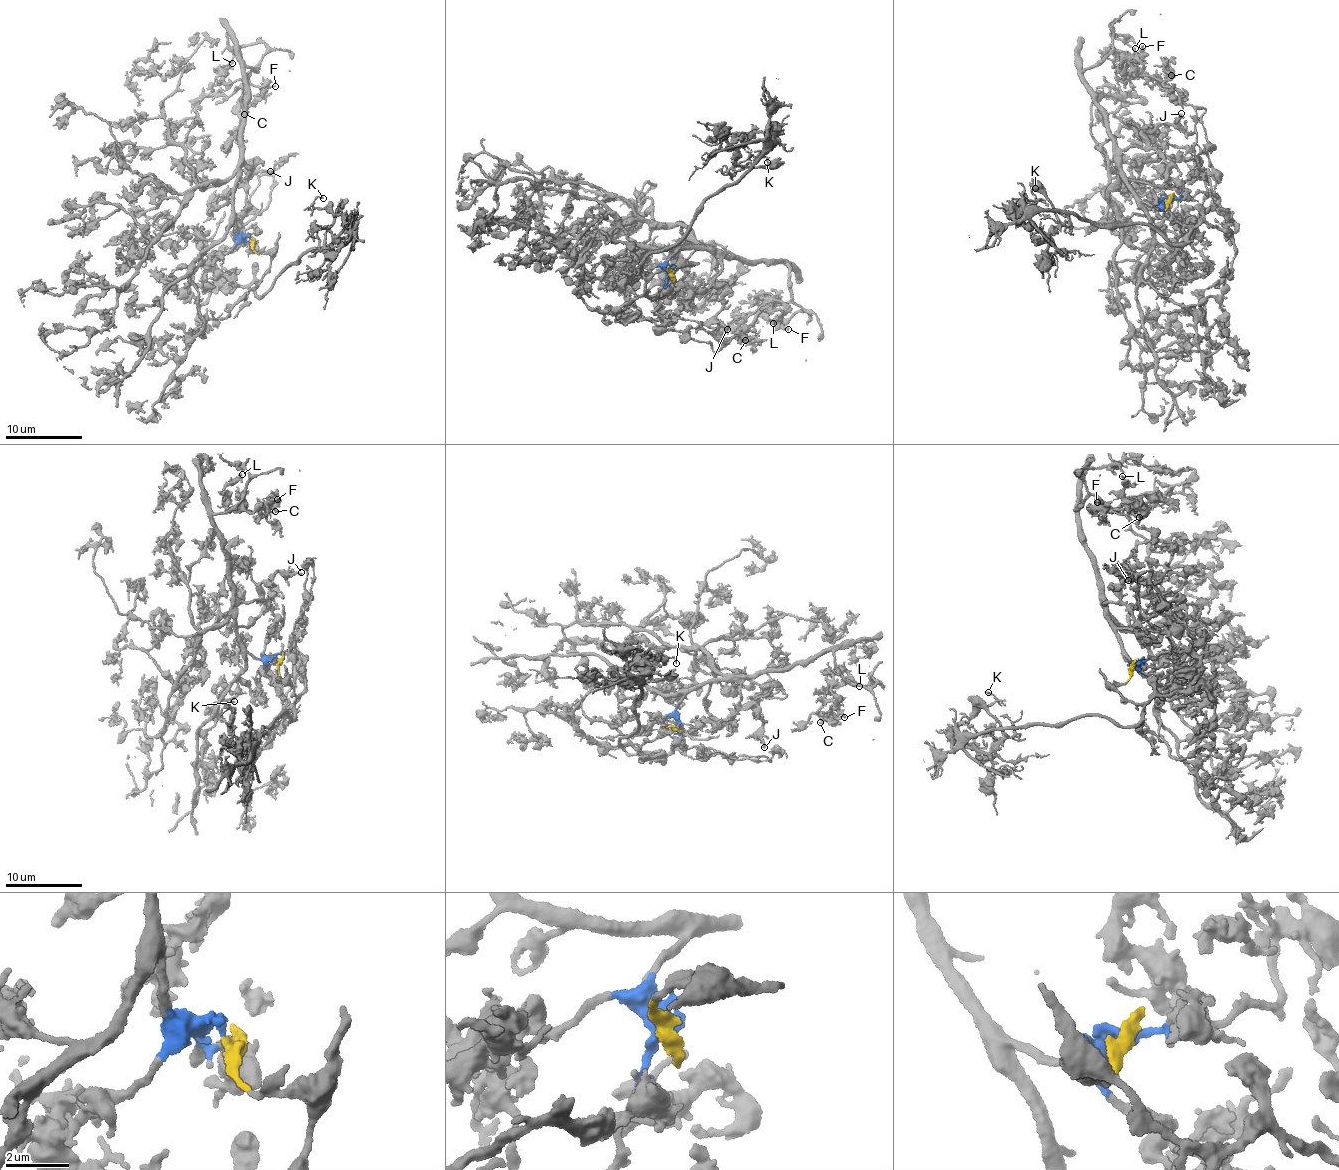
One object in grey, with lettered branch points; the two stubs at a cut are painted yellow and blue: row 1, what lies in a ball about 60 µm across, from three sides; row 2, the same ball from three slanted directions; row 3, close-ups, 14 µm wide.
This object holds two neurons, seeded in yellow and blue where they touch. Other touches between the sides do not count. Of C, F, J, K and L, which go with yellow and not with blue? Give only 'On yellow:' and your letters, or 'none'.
On yellow: K

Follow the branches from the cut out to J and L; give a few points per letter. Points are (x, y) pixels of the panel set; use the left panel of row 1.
J: (249, 238), (235, 232), (238, 170), (251, 170), (246, 172), (250, 161), (253, 169), (271, 171)
L: (249, 238), (235, 232), (233, 208), (245, 71), (259, 70), (229, 84), (220, 68), (233, 63)

